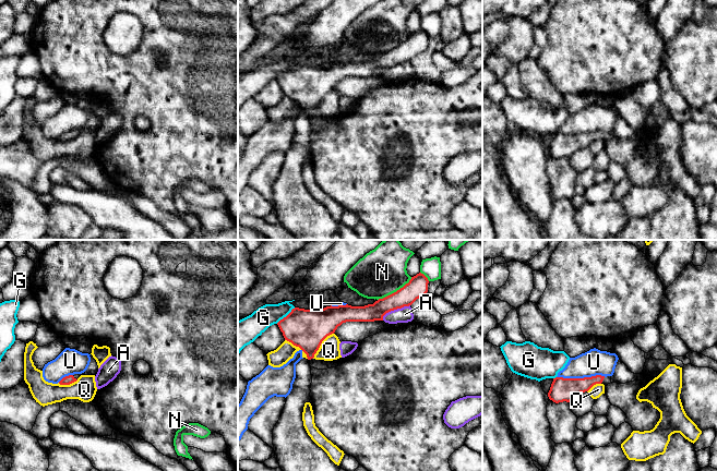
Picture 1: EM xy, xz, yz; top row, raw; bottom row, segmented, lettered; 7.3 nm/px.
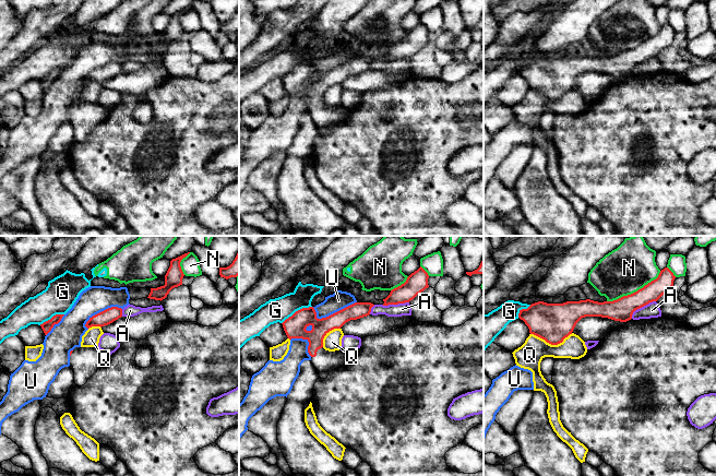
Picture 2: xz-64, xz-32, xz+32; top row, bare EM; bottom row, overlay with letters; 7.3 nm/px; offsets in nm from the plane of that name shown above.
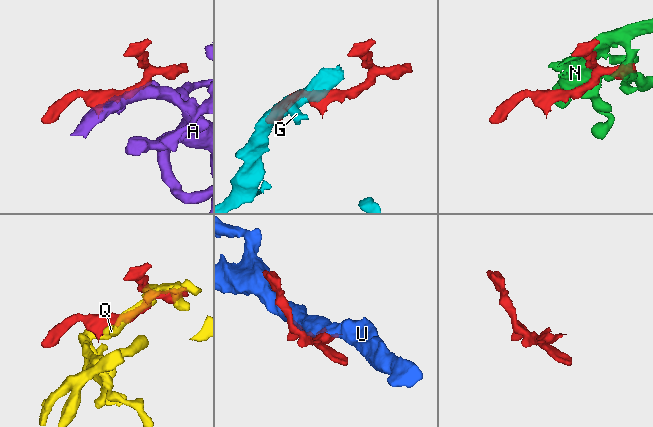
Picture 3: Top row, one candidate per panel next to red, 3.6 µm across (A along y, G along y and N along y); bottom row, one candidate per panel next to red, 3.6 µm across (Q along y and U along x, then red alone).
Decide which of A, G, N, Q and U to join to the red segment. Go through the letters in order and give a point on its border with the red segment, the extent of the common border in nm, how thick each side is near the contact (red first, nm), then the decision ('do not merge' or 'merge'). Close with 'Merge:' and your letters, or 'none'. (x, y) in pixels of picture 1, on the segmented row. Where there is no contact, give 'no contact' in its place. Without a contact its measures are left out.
A: xz (394, 309) | 240 nm | 150/110 nm | do not merge
G: xz (286, 316) | 180 nm | 280/160 nm | do not merge
N: xz (396, 291) | 300 nm | 150/360 nm | do not merge
Q: xz (320, 345) | 240 nm | 280/150 nm | do not merge
U: yz (581, 378) | 360 nm | 180/190 nm | do not merge
Merge: none

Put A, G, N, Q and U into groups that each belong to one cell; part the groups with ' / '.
A / G N / Q / U

